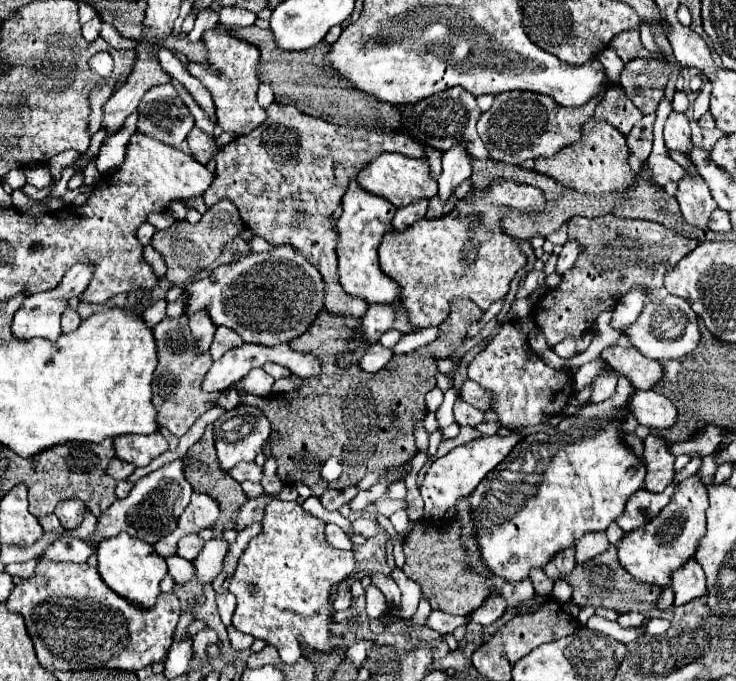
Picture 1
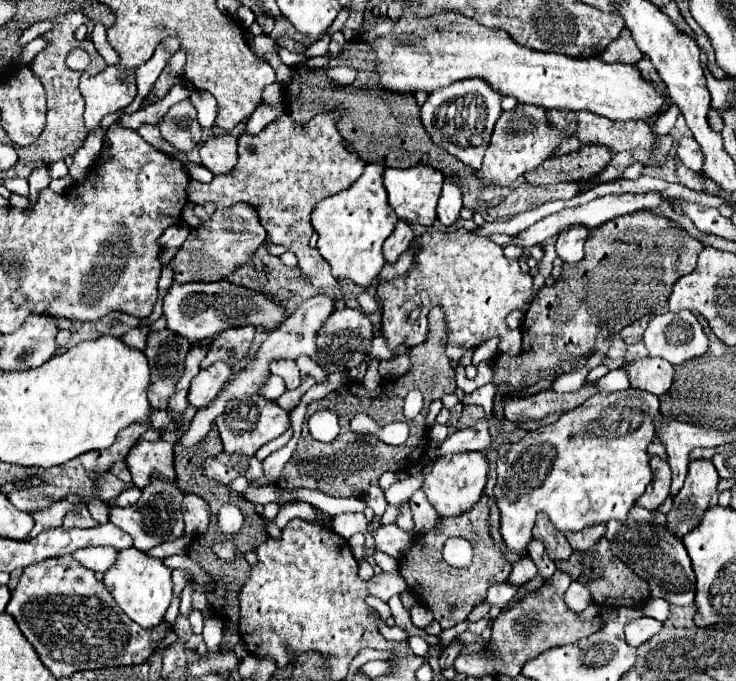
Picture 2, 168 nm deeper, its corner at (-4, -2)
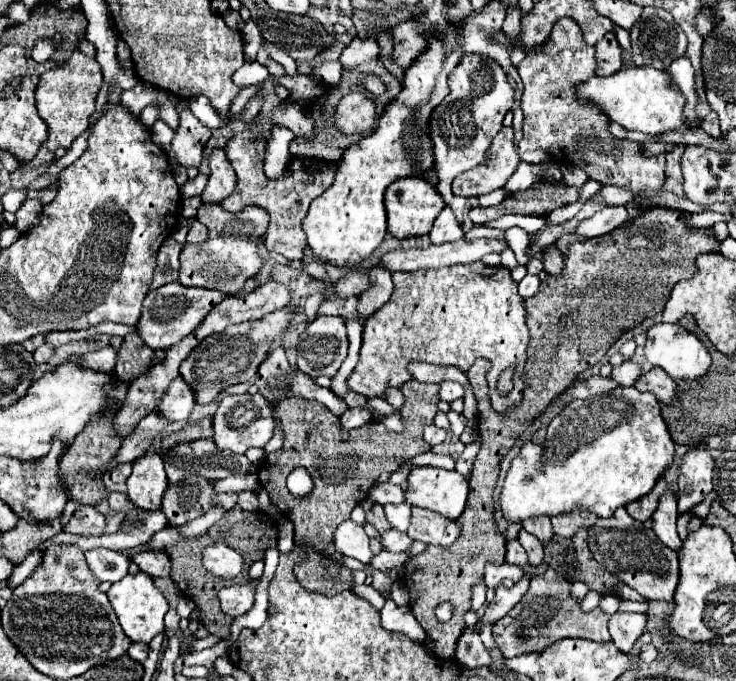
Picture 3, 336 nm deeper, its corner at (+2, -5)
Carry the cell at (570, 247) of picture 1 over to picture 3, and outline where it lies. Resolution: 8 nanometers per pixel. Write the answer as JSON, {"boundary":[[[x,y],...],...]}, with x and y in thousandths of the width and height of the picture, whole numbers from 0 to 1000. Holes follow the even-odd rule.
{"boundary":[[[834,302],[834,305],[818,305],[815,311],[810,311],[804,320],[796,320],[791,326],[783,329],[783,335],[777,338],[780,347],[788,349],[807,349],[807,347],[818,347],[823,341],[832,341],[842,326],[853,323],[853,311],[851,302]]]}

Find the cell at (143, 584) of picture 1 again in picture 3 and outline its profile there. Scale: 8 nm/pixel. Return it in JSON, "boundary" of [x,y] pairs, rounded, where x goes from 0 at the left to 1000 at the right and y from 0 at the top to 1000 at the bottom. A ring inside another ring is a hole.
{"boundary":[[[198,840],[171,843],[166,852],[155,855],[144,872],[147,872],[147,881],[149,881],[158,905],[160,905],[160,913],[163,913],[168,931],[179,943],[201,946],[212,931],[223,928],[223,905],[228,899],[228,884],[220,875],[220,869],[212,863],[209,849],[204,843],[198,843]]]}

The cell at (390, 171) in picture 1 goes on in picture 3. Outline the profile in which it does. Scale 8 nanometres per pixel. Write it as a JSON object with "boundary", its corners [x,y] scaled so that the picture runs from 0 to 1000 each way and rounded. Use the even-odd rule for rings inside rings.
{"boundary":[[[541,261],[533,267],[522,285],[522,302],[527,314],[527,341],[538,349],[554,349],[554,347],[573,347],[587,338],[590,320],[601,308],[601,288],[576,264],[576,261]]]}

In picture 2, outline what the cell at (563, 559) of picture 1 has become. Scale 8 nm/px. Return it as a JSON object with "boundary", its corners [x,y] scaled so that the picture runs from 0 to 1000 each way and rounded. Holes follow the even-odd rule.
{"boundary":[[[736,756],[731,759],[728,765],[728,780],[723,780],[723,786],[728,791],[736,791],[739,800],[742,800],[742,809],[745,809],[745,818],[753,821],[753,824],[764,824],[764,821],[772,821],[774,812],[777,812],[777,803],[772,797],[772,791],[755,780],[755,774],[750,774],[750,765]]]}

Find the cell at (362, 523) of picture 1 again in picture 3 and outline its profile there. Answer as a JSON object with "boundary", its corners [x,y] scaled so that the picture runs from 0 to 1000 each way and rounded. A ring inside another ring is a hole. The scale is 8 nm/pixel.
{"boundary":[[[530,775],[519,784],[519,799],[527,811],[552,811],[557,805],[560,793],[554,790],[554,784],[546,784],[546,781]]]}

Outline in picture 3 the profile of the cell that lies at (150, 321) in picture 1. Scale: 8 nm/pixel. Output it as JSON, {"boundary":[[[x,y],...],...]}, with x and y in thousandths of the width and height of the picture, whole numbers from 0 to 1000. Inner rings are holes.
{"boundary":[[[144,508],[130,517],[114,520],[111,537],[122,540],[122,543],[136,543],[136,546],[152,546],[158,529],[160,529],[160,514],[155,508]]]}

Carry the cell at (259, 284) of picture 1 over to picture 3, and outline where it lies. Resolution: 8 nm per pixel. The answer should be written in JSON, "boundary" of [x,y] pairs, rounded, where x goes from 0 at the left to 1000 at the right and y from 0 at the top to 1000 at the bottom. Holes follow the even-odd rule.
{"boundary":[[[231,414],[212,426],[204,426],[196,438],[193,473],[188,473],[190,493],[196,496],[196,502],[204,505],[204,511],[226,514],[228,508],[236,508],[247,496],[261,490],[274,476],[274,470],[291,455],[291,449],[296,449],[302,441],[307,441],[307,432],[299,426],[253,423],[245,414]]]}

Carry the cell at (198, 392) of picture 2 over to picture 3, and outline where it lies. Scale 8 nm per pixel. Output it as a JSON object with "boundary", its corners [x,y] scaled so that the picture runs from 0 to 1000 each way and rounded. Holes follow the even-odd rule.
{"boundary":[[[247,552],[236,555],[236,561],[228,567],[220,590],[212,596],[215,608],[223,608],[223,614],[236,617],[255,617],[261,599],[266,596],[266,579],[255,567]]]}

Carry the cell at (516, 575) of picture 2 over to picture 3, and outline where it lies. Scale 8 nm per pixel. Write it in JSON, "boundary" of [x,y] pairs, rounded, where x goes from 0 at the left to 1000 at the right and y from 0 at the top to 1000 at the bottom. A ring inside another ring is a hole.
{"boundary":[[[693,793],[688,799],[690,811],[688,811],[688,828],[696,828],[696,831],[707,831],[712,834],[717,828],[717,819],[715,819],[715,811],[709,808],[707,796],[704,793]]]}

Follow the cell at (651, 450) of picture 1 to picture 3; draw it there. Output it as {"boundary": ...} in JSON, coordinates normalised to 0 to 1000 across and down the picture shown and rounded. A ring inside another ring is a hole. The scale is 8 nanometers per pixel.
{"boundary":[[[897,699],[894,708],[891,708],[891,714],[889,714],[878,728],[856,737],[856,740],[851,743],[851,749],[859,755],[859,761],[864,761],[864,764],[870,764],[870,767],[878,767],[880,761],[886,761],[889,749],[894,746],[894,731],[897,731],[897,725],[899,725],[902,720],[905,720],[905,705]]]}

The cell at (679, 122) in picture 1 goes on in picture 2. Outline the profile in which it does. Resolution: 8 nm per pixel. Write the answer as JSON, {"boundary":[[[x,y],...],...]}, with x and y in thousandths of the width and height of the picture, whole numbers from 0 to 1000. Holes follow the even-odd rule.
{"boundary":[[[929,201],[921,207],[921,219],[918,219],[921,233],[940,251],[951,254],[957,245],[957,228],[951,222],[951,213],[946,210],[943,201]]]}

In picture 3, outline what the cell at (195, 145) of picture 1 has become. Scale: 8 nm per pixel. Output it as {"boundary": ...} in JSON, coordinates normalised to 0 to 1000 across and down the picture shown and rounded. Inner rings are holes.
{"boundary":[[[291,217],[285,226],[285,261],[274,282],[274,294],[280,300],[293,300],[304,294],[321,273],[321,256],[307,232],[304,217]]]}

